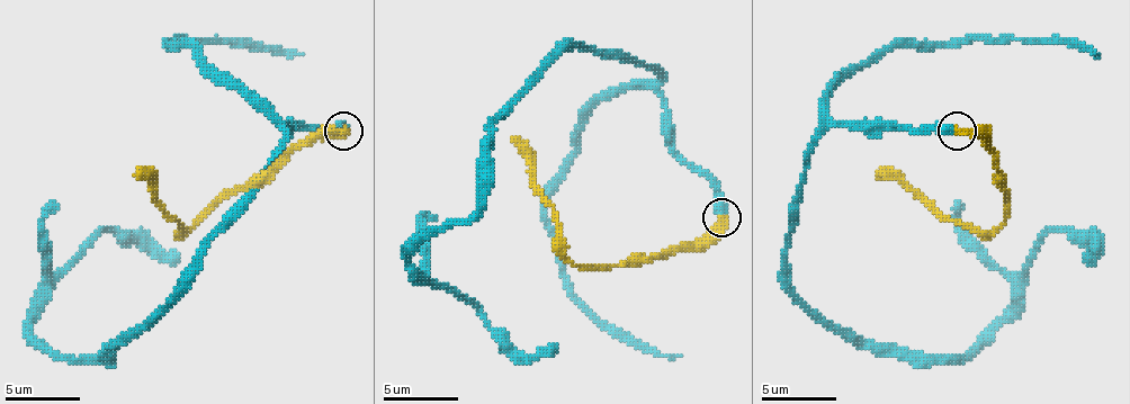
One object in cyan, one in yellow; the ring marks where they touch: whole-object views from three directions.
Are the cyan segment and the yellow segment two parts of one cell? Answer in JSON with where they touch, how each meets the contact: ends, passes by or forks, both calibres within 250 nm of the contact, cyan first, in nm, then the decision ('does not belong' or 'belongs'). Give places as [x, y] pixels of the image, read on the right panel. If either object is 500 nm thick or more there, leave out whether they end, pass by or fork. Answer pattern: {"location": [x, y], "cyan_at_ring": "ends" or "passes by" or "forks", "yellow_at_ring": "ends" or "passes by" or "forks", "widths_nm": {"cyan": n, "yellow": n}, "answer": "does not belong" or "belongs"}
{"location": [957, 131], "widths_nm": {"cyan": 500, "yellow": 400}, "answer": "belongs"}

